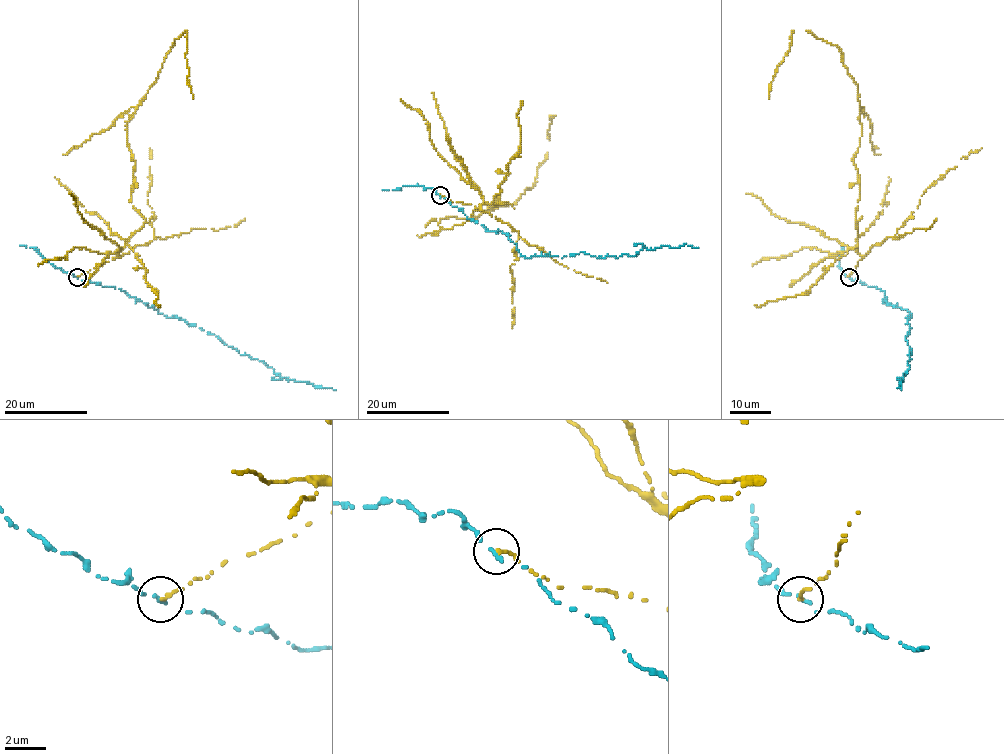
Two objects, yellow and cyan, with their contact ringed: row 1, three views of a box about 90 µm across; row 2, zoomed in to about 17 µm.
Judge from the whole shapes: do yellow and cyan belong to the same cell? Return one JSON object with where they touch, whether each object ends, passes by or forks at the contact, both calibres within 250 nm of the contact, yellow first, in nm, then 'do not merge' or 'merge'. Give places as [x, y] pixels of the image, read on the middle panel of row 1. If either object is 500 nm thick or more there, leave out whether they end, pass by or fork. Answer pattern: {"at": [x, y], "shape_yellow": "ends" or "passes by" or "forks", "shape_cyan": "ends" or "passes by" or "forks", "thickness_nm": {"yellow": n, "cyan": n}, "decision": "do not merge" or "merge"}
{"at": [440, 195], "shape_yellow": "ends", "shape_cyan": "ends", "thickness_nm": {"yellow": 190, "cyan": 200}, "decision": "do not merge"}

